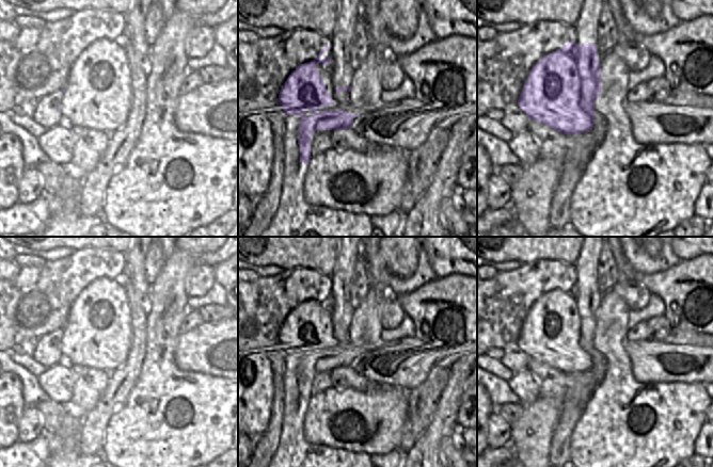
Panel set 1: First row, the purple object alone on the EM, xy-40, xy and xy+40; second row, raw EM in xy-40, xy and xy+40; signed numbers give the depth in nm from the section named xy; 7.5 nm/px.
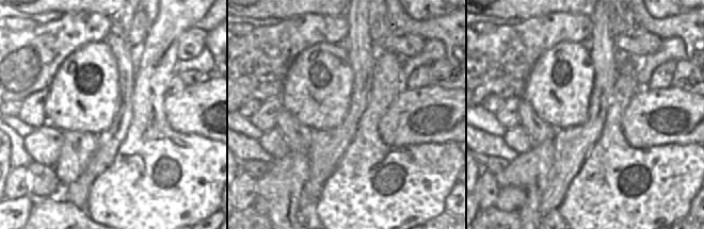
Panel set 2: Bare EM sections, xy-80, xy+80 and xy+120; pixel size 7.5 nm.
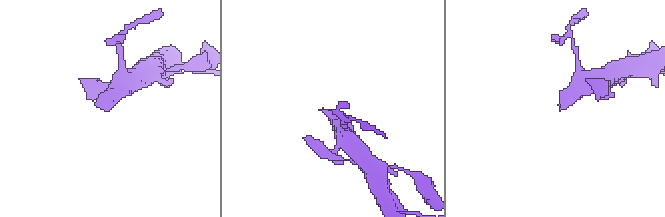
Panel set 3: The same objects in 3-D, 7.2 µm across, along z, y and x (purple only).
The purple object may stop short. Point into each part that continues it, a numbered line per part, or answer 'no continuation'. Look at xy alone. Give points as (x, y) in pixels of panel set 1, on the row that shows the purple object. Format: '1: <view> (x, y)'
1: xy (344, 69)

